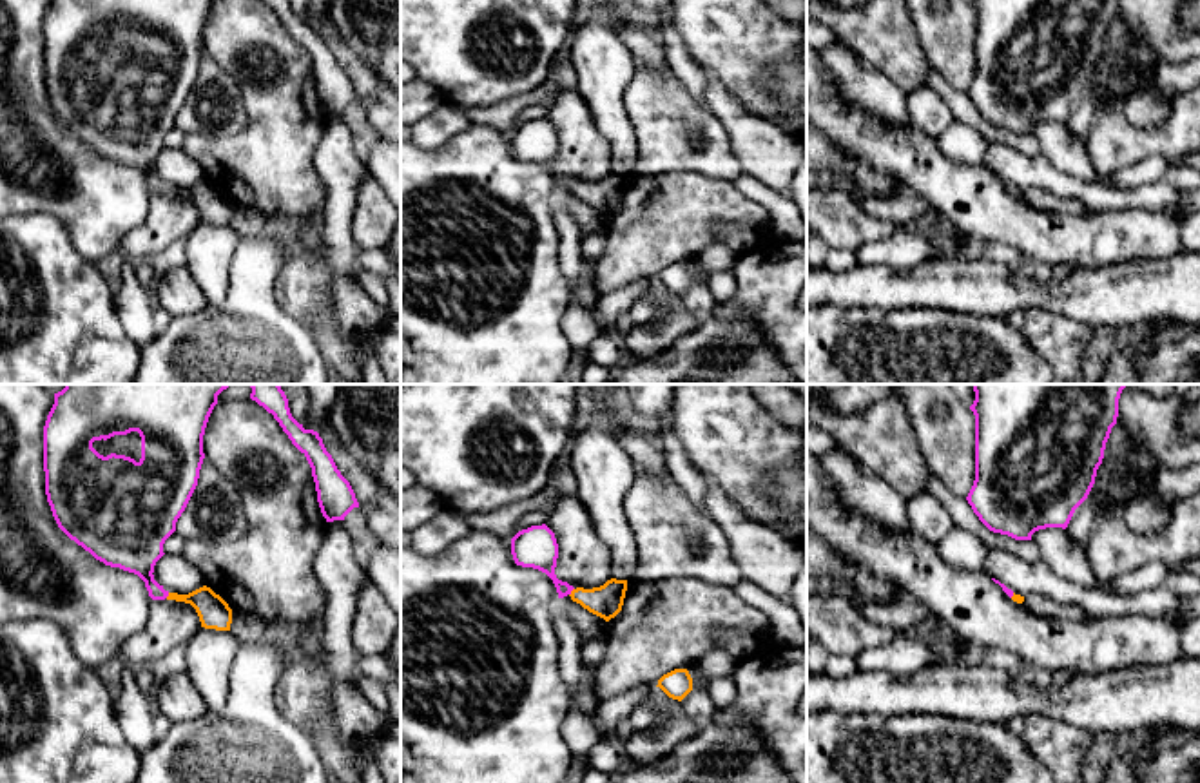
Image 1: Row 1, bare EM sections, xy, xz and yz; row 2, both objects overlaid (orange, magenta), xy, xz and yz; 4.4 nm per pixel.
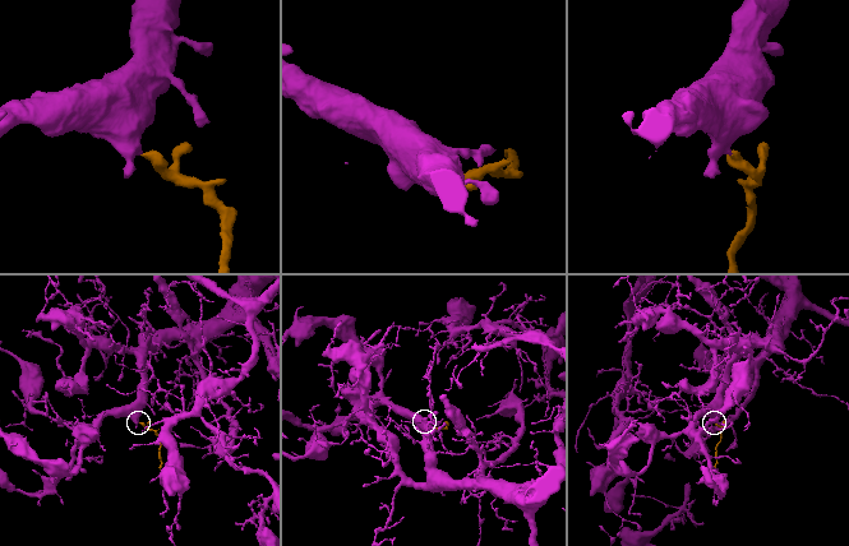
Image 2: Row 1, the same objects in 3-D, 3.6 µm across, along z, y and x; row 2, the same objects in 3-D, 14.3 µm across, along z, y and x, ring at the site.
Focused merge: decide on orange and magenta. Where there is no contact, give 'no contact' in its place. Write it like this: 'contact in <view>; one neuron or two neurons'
contact in xz; one neuron

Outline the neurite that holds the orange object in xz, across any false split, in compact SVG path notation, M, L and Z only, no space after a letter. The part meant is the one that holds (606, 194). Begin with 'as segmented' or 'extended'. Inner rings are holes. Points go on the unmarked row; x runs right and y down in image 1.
extended; M546 118L518 125L511 132L511 149L517 160L546 167L553 174L558 192L569 188L573 196L580 198L584 203L604 212L605 216L622 205L627 174L611 172L600 181L575 183L567 176L556 172L555 161L558 152L558 138L555 127Z

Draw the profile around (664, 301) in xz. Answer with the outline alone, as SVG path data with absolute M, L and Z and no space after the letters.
M658 281L645 283L644 294L640 299L653 301L653 317L651 321L658 321L669 312L682 310L682 301L678 294L669 292L667 288L660 288Z

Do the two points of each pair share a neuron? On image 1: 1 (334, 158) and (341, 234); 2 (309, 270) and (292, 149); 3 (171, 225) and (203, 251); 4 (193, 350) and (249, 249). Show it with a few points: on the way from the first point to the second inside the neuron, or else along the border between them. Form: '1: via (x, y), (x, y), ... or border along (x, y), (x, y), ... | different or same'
1: via (339, 176), (339, 216) | same
2: border along (260, 209), (289, 214), (321, 211) | different
3: border along (200, 220), (185, 240) | different
4: via (218, 325), (249, 294), (249, 274) | same

